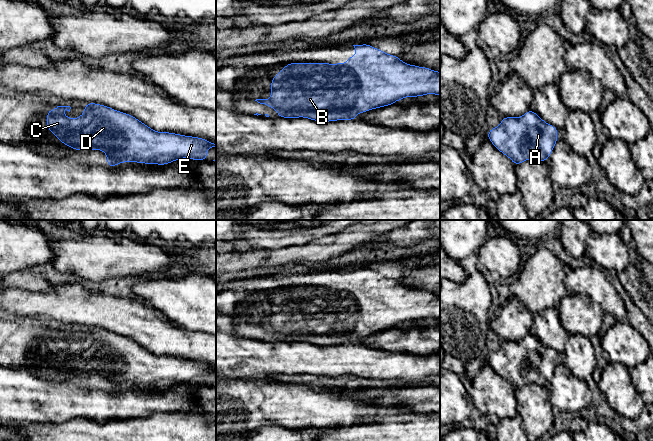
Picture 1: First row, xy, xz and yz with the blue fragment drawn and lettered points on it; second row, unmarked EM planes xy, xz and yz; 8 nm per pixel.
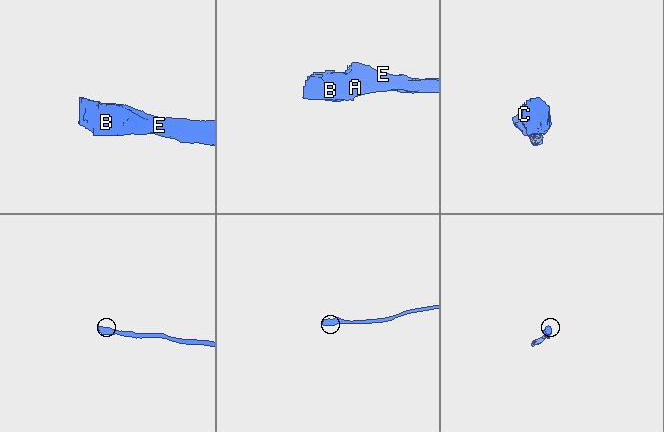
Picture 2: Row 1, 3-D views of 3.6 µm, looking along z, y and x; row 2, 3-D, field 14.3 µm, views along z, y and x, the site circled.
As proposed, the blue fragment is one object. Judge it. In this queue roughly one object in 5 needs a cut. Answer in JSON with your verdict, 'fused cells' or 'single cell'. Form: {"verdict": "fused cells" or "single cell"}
{"verdict": "single cell"}

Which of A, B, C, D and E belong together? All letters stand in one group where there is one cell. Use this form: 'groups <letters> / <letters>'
groups A B C D E

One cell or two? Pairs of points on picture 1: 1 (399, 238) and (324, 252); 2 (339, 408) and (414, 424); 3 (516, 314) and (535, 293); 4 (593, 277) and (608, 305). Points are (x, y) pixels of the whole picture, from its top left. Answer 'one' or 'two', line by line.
1: two
2: two
3: two
4: one

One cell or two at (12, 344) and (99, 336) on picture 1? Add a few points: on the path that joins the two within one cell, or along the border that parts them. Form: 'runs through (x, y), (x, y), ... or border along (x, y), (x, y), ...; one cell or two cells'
runs through (34, 345), (55, 348), (77, 348); one cell

